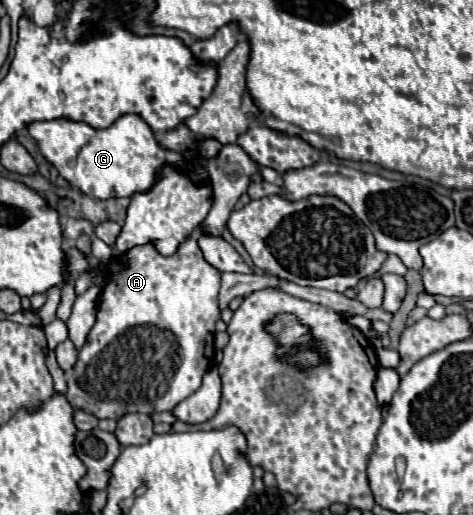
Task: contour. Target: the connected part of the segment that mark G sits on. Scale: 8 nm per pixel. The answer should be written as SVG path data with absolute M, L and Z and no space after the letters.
M123 115L107 129L93 129L83 121L71 119L33 121L25 129L37 141L41 155L59 171L59 175L87 197L111 199L131 197L137 191L147 191L155 183L157 169L167 163L177 165L179 169L189 169L195 181L209 181L207 171L187 165L175 151L161 149L153 131L139 115Z

